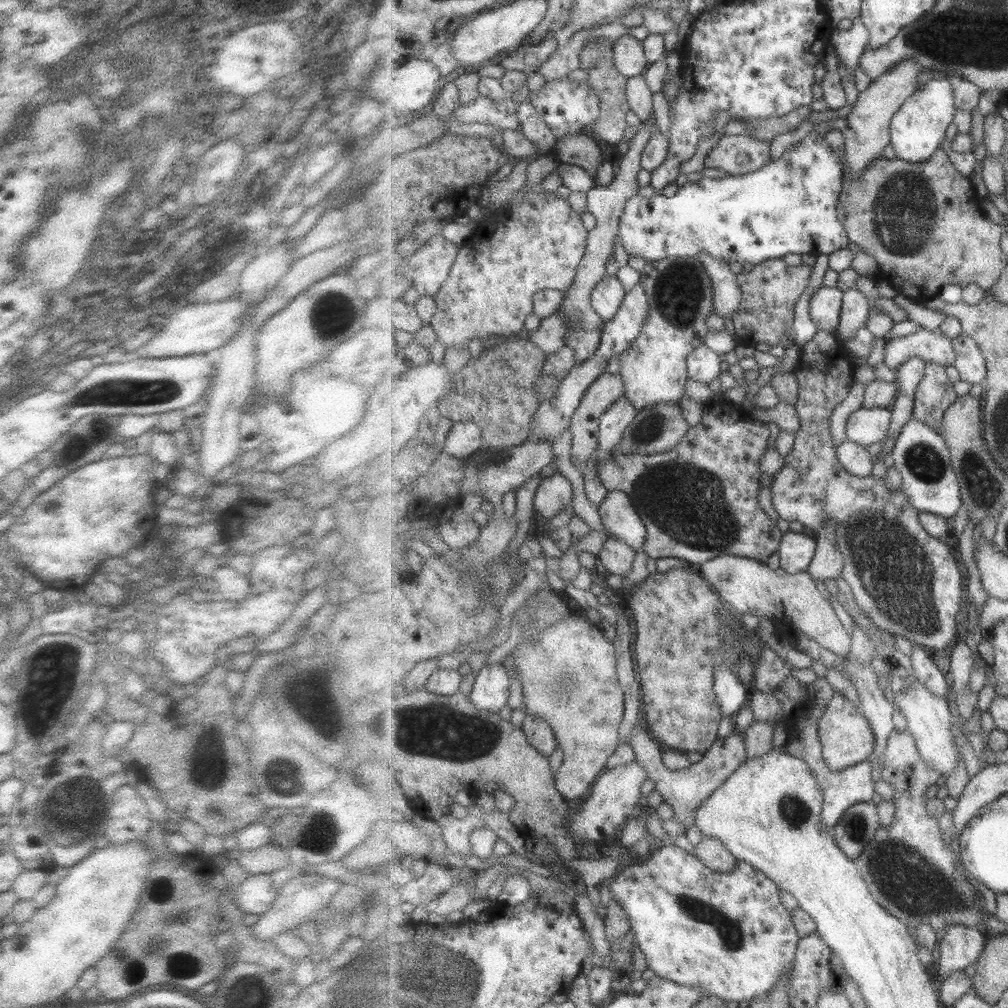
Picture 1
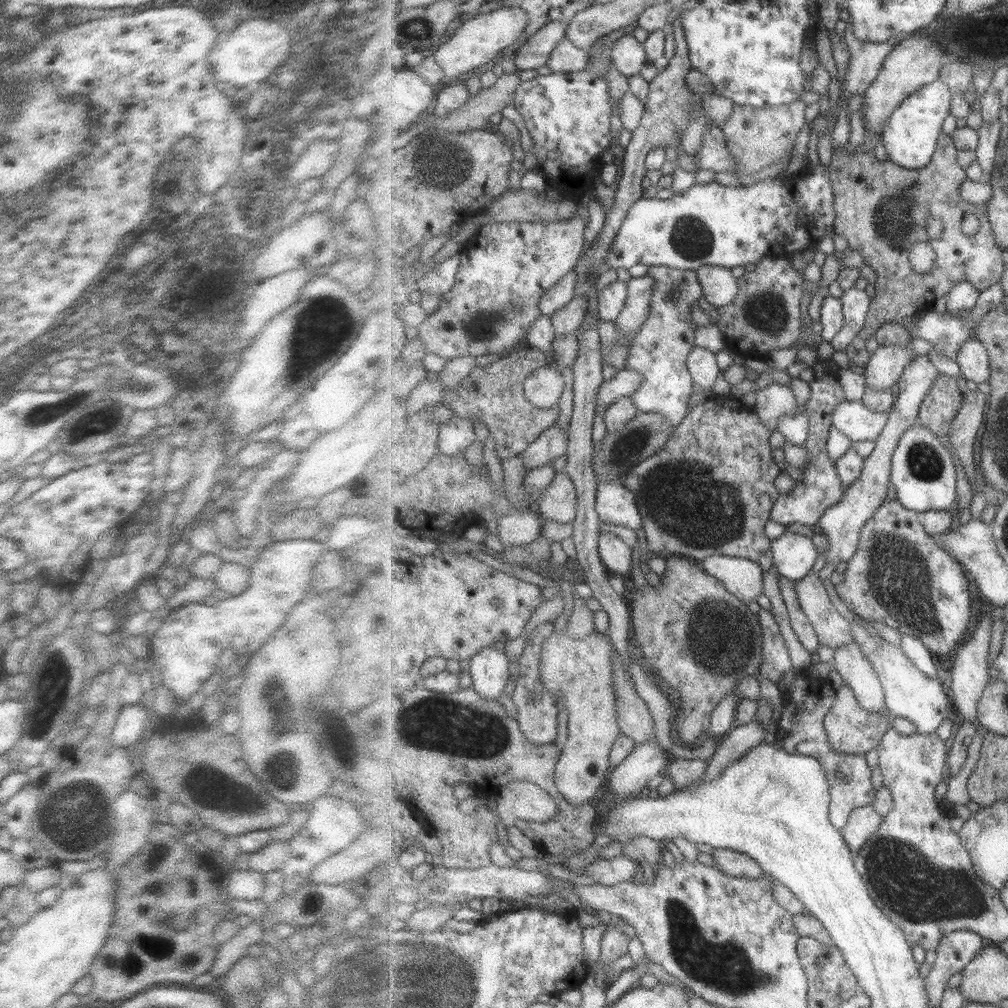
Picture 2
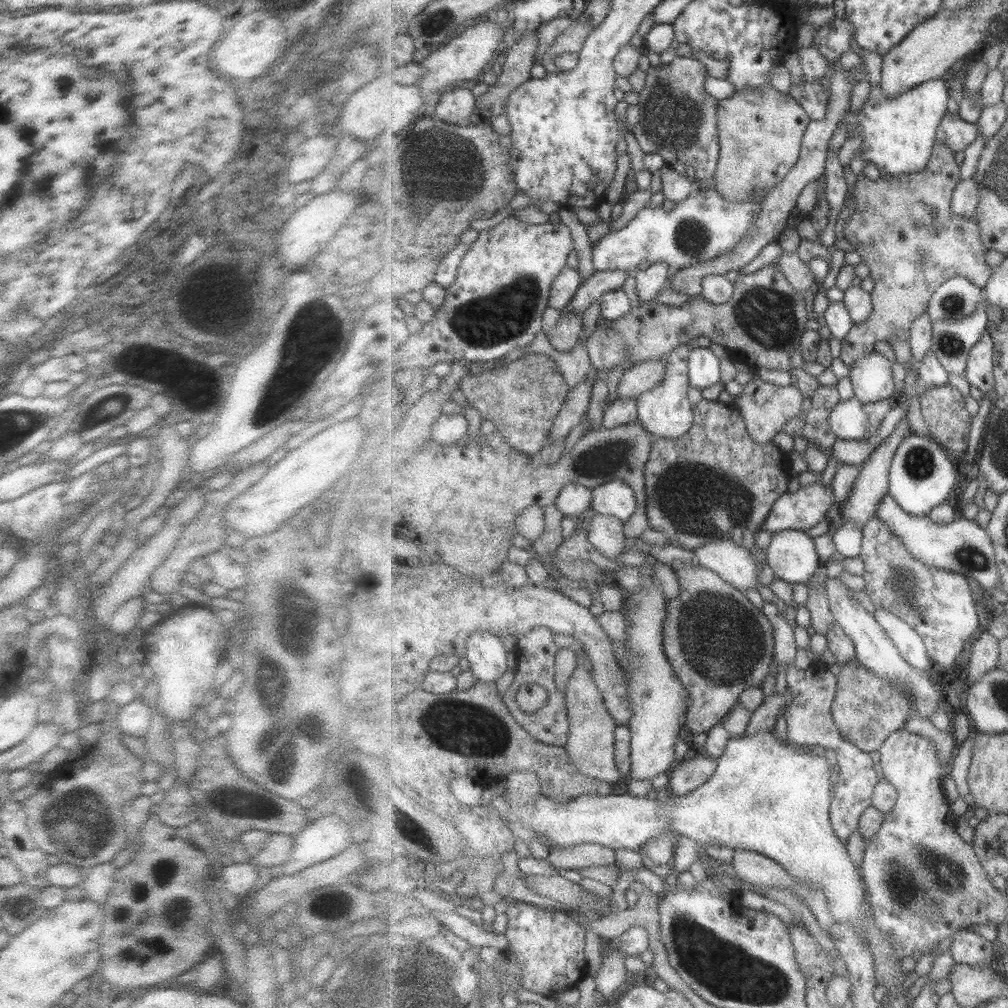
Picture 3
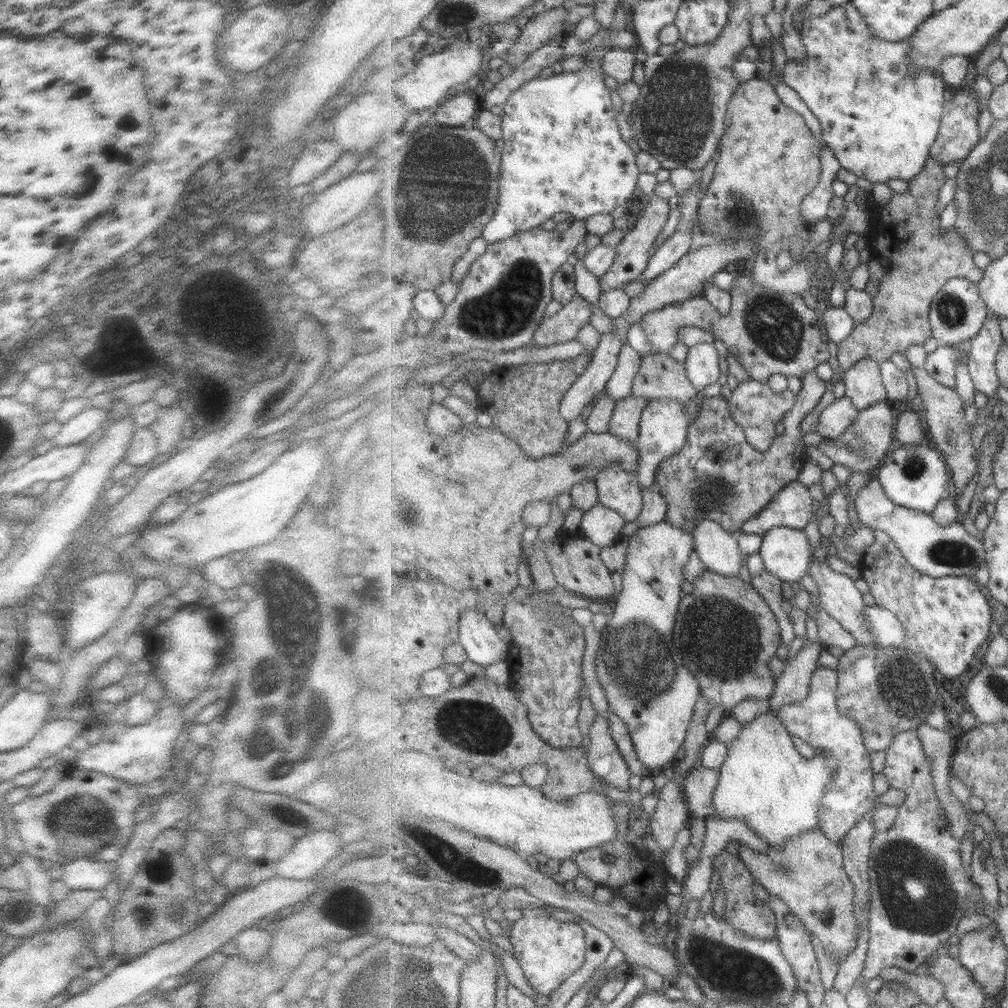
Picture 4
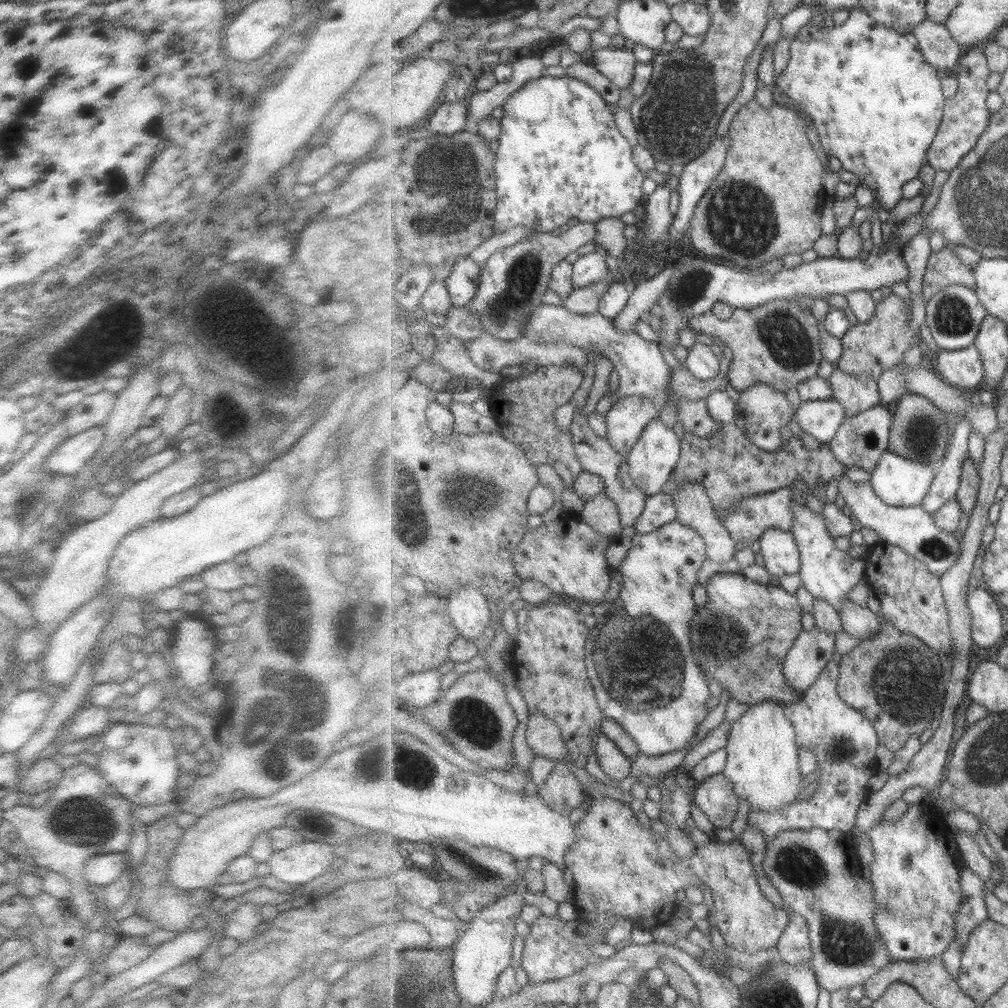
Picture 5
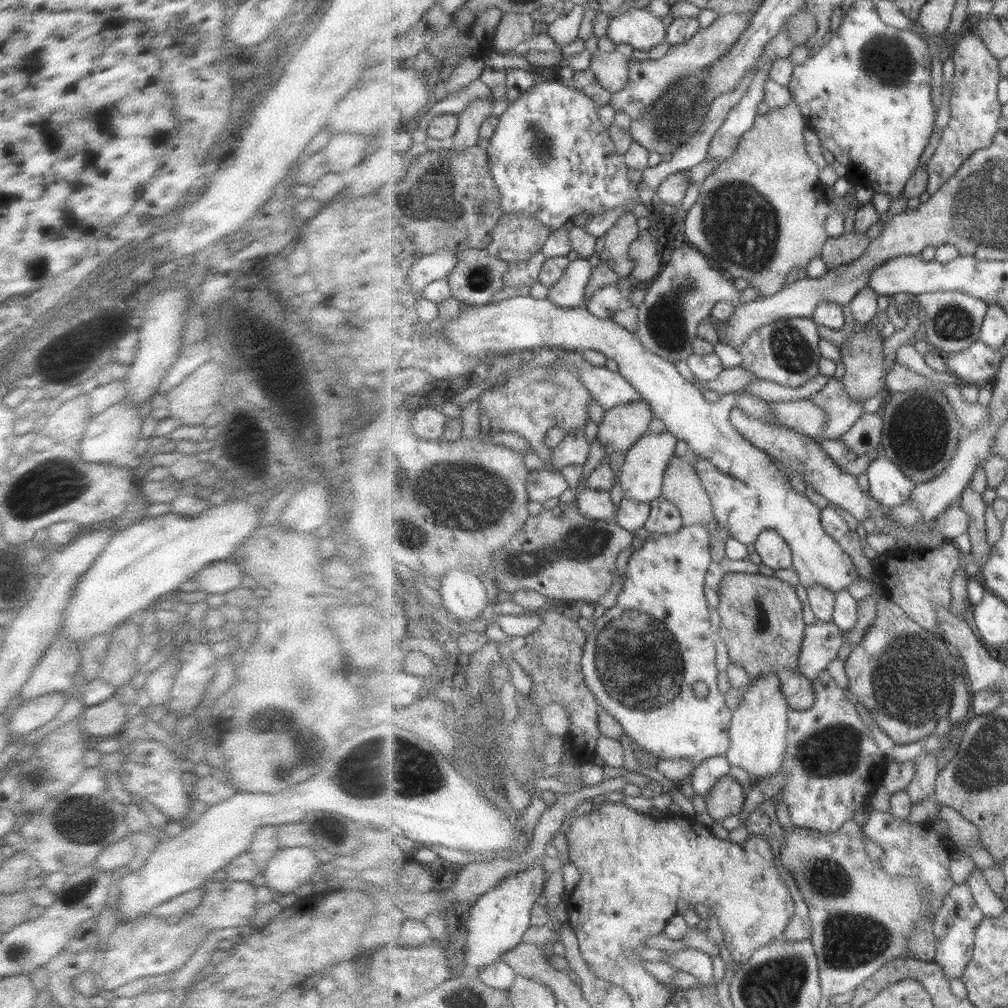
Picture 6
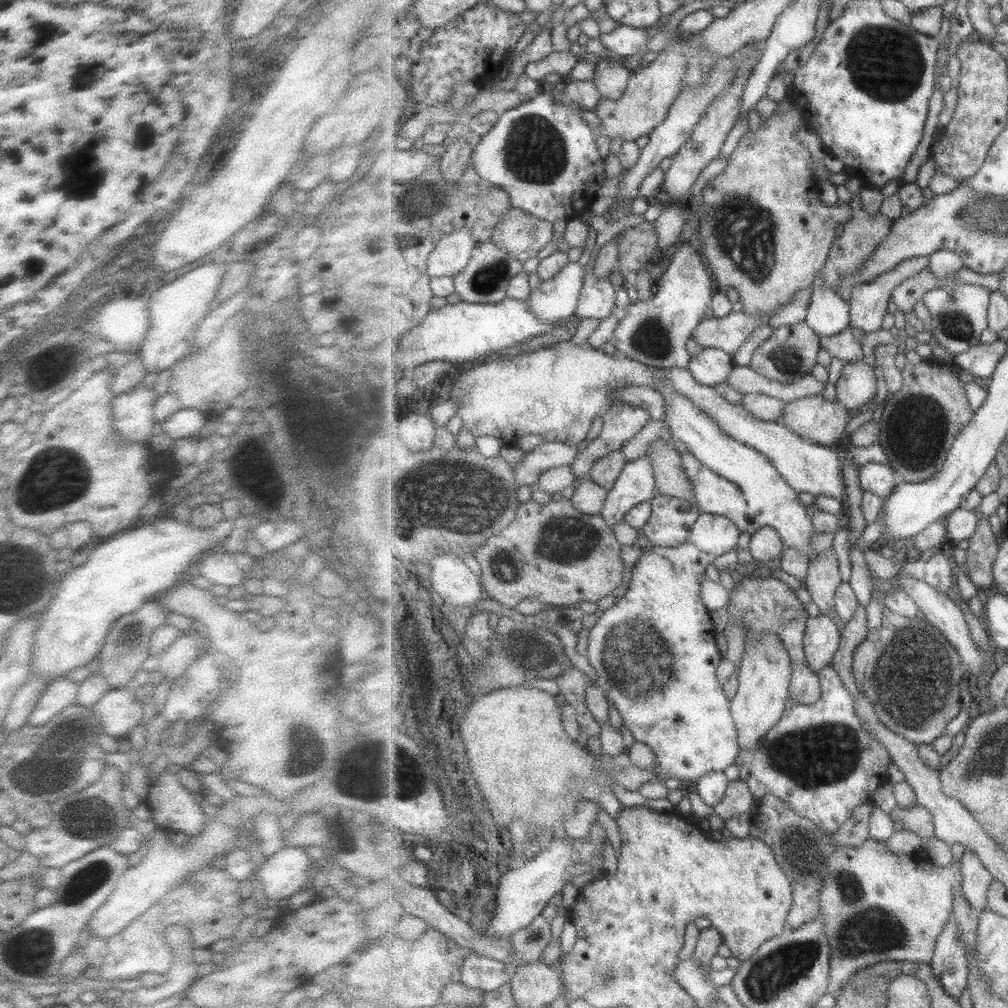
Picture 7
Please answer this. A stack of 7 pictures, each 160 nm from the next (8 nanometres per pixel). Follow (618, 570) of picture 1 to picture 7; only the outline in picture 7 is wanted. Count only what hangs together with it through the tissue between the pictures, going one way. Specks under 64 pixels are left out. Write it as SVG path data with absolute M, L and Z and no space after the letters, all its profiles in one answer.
M589 475L577 481L577 488L571 498L574 507L588 515L601 515L610 490L597 484Z

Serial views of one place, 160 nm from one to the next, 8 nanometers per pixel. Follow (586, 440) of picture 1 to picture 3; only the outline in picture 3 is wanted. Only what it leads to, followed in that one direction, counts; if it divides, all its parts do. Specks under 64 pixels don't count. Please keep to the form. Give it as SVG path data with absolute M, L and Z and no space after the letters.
M661 359L641 361L628 370L619 383L620 398L638 399L638 396L653 390L666 378L667 367Z

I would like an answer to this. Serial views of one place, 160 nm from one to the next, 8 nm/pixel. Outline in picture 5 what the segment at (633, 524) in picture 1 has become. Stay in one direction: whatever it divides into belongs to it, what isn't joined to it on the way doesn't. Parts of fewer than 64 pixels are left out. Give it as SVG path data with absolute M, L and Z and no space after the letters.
M578 413L573 420L570 432L574 441L575 454L581 466L585 471L599 475L605 481L606 491L603 494L613 499L618 506L622 528L633 527L637 519L643 514L649 496L634 485L626 457L617 452L606 438L601 438L594 433L591 425L589 425L588 416Z

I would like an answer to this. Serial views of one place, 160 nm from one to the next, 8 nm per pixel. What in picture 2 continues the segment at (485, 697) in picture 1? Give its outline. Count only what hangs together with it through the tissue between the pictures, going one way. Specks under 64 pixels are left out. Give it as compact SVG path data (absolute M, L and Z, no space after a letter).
M483 647L469 660L472 687L489 700L498 700L509 680L509 660L503 649Z

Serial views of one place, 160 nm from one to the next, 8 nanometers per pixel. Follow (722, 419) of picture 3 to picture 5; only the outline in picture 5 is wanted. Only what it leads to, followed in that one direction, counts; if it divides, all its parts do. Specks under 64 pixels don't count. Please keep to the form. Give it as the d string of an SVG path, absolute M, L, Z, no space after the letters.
M718 423L720 432L712 438L698 439L690 432L683 435L682 455L668 489L674 491L681 483L688 482L703 485L722 520L744 498L788 487L797 478L812 492L819 484L826 485L835 477L843 478L848 469L845 463L836 460L829 445L821 444L813 450L809 446L811 442L801 443L801 439L793 436L777 452L767 452L749 440L736 423Z

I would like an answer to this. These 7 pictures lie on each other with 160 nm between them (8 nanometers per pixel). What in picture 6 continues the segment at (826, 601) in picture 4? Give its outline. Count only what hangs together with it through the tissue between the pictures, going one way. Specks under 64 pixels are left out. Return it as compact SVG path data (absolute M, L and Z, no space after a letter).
M530 295L507 298L494 304L469 305L467 312L447 321L436 331L443 333L456 350L474 358L488 352L539 350L544 347L578 352L591 349L603 353L606 358L616 362L617 371L641 393L642 400L651 406L654 418L665 423L667 431L683 440L697 458L710 460L721 472L744 482L763 501L763 505L773 512L774 529L790 544L792 568L797 571L803 586L809 588L821 585L839 592L859 578L853 558L823 528L822 509L813 504L808 493L803 495L795 492L789 476L781 474L771 462L771 457L751 444L729 420L729 412L736 406L741 393L753 393L769 404L811 399L828 385L832 377L820 372L814 379L793 390L758 379L746 390L720 395L717 402L709 402L699 387L683 378L674 363L647 351L635 334L611 318L593 316L586 307L567 309L548 299L538 300Z

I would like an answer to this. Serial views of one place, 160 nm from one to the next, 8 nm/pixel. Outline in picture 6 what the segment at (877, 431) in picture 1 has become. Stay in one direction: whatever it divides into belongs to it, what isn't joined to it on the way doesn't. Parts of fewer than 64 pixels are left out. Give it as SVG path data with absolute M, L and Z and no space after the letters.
M811 399L775 402L771 403L771 407L779 423L818 442L823 439L822 430L826 427L824 424L827 422L827 411L815 405Z

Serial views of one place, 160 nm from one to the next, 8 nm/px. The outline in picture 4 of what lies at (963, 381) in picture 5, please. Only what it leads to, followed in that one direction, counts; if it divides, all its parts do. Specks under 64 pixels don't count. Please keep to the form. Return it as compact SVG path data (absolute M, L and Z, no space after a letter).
M941 345L937 351L931 353L931 355L927 355L923 368L937 382L949 388L954 388L958 364L960 364L959 352L947 345Z

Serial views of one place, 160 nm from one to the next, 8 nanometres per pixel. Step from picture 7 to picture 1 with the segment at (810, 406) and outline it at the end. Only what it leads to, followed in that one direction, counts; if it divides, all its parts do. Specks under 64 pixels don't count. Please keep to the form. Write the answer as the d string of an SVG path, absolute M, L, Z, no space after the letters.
M921 328L913 334L909 334L909 336L890 340L886 342L886 349L884 351L884 359L882 362L895 374L900 366L914 356L922 358L925 362L933 362L933 364L939 364L941 366L955 366L956 361L953 340L948 339L945 336L945 332L944 337L941 336L938 328L935 330Z

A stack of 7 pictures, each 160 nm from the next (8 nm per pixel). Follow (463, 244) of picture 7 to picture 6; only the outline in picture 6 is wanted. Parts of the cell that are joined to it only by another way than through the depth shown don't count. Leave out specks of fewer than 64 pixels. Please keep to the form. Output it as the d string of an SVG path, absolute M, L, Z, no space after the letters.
M437 251L430 255L423 255L413 263L407 274L407 282L413 292L422 292L435 280L448 279L459 265L459 252Z

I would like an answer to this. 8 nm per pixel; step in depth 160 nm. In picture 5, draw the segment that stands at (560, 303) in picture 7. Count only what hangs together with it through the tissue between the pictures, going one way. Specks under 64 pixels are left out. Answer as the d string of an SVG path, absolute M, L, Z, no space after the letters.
M596 250L579 257L573 266L573 287L581 289L609 276L605 253Z

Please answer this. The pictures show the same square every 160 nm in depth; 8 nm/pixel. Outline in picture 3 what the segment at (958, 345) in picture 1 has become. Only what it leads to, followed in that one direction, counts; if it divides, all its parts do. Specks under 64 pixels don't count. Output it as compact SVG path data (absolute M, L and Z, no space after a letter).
M985 332L982 340L969 352L965 377L971 386L984 392L983 396L987 396L995 388L994 368L997 366L997 353L994 345L991 334Z

